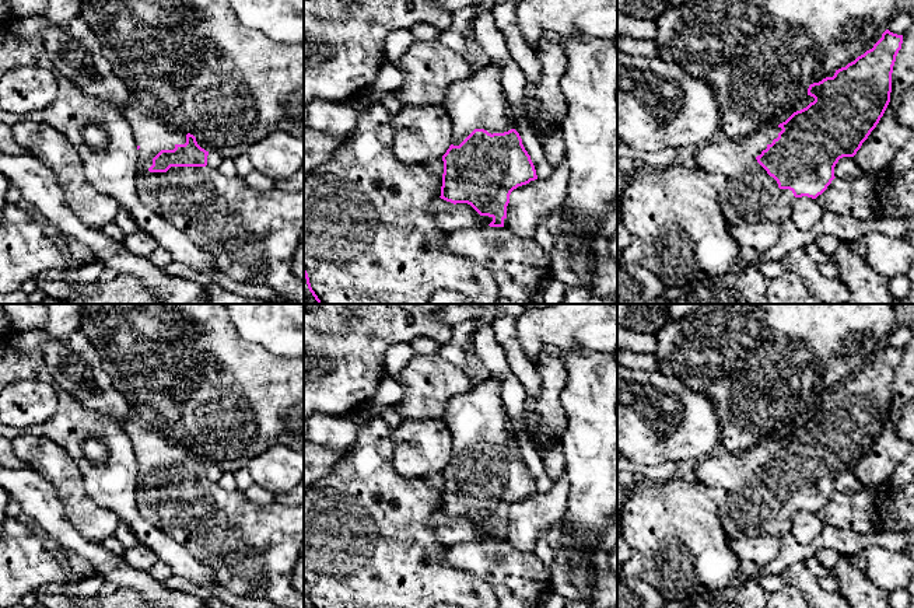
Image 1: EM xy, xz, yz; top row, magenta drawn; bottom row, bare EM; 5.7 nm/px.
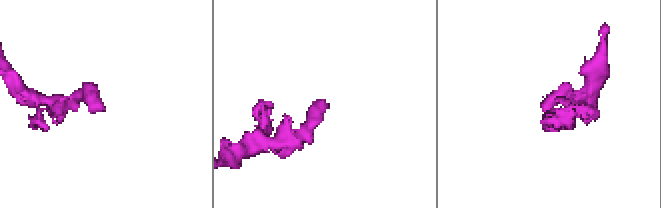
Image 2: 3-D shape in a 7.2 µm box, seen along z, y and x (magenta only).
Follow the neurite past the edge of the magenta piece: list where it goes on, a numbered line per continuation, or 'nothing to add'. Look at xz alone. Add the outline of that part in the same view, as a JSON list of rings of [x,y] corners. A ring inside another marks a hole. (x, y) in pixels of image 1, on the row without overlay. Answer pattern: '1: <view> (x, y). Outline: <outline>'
1: xz (479, 415). Outline: [[[491,375],[448,401],[441,419],[451,433],[451,458],[459,460],[474,443],[491,448],[514,443],[501,396],[502,382],[502,377]]]

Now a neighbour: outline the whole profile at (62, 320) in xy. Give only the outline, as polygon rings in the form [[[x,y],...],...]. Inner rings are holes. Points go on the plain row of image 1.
[[[45,304],[45,332],[52,338],[63,338],[80,331],[83,322],[83,304]]]

